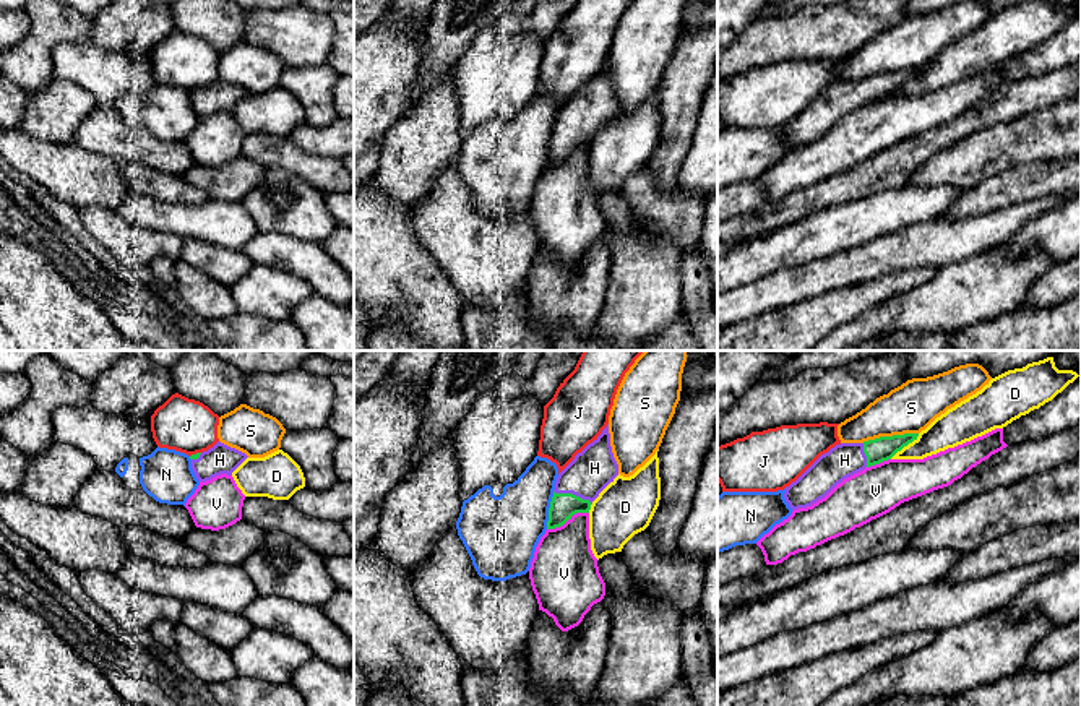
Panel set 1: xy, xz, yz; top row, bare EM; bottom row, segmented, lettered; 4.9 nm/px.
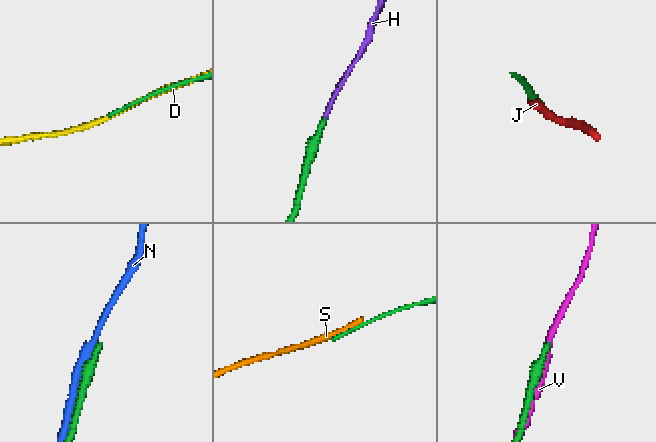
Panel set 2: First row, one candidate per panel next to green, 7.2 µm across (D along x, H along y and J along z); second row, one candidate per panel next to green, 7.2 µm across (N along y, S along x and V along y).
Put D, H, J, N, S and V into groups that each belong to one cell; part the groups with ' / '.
D / H / J / N / S / V

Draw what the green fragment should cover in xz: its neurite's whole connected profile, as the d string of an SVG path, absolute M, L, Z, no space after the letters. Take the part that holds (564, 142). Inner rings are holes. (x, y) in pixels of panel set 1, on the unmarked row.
M609 60L558 110L549 144L547 166L563 162L576 149L589 149L592 138L618 112L610 83Z

